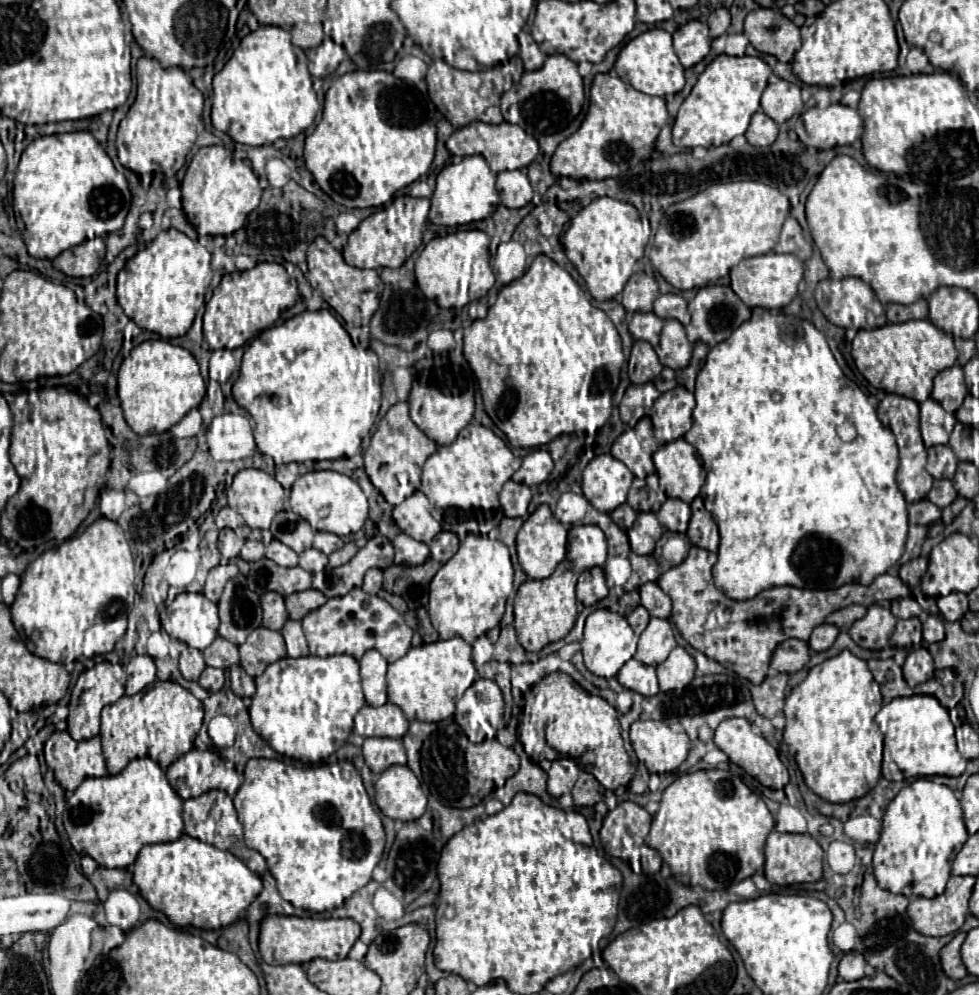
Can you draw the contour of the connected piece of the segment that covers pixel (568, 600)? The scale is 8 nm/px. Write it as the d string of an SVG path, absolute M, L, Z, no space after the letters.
M564 559L556 571L540 581L528 579L520 585L514 599L514 629L518 633L518 643L532 653L538 653L544 645L564 639L578 616L578 603L575 594L576 581L580 571Z

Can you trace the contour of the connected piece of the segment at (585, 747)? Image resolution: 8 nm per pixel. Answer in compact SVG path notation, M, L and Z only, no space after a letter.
M550 673L540 683L532 686L531 693L524 694L524 701L523 719L518 733L519 741L530 759L539 763L544 759L552 762L565 756L572 758L580 768L590 771L600 781L602 787L612 789L612 791L630 783L630 779L636 773L636 767L632 765L630 755L626 752L624 741L620 737L619 713L606 699L598 695L590 695L566 673Z

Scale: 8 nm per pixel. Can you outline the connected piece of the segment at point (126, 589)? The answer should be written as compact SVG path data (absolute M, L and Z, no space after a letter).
M106 517L96 519L78 537L64 541L62 545L44 551L36 557L20 577L20 589L16 601L10 607L12 623L26 643L26 647L48 661L68 663L81 657L94 657L110 653L116 641L124 635L128 613L132 611L132 601L136 595L134 587L134 559L128 541L116 521Z

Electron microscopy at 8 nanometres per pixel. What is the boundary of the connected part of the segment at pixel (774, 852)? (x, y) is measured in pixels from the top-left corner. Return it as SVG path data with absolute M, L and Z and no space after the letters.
M772 831L766 839L766 863L764 863L764 875L770 883L776 885L790 885L790 883L808 883L822 879L822 867L824 867L824 851L818 845L816 839L812 839L808 833L794 835L794 833L778 833Z

